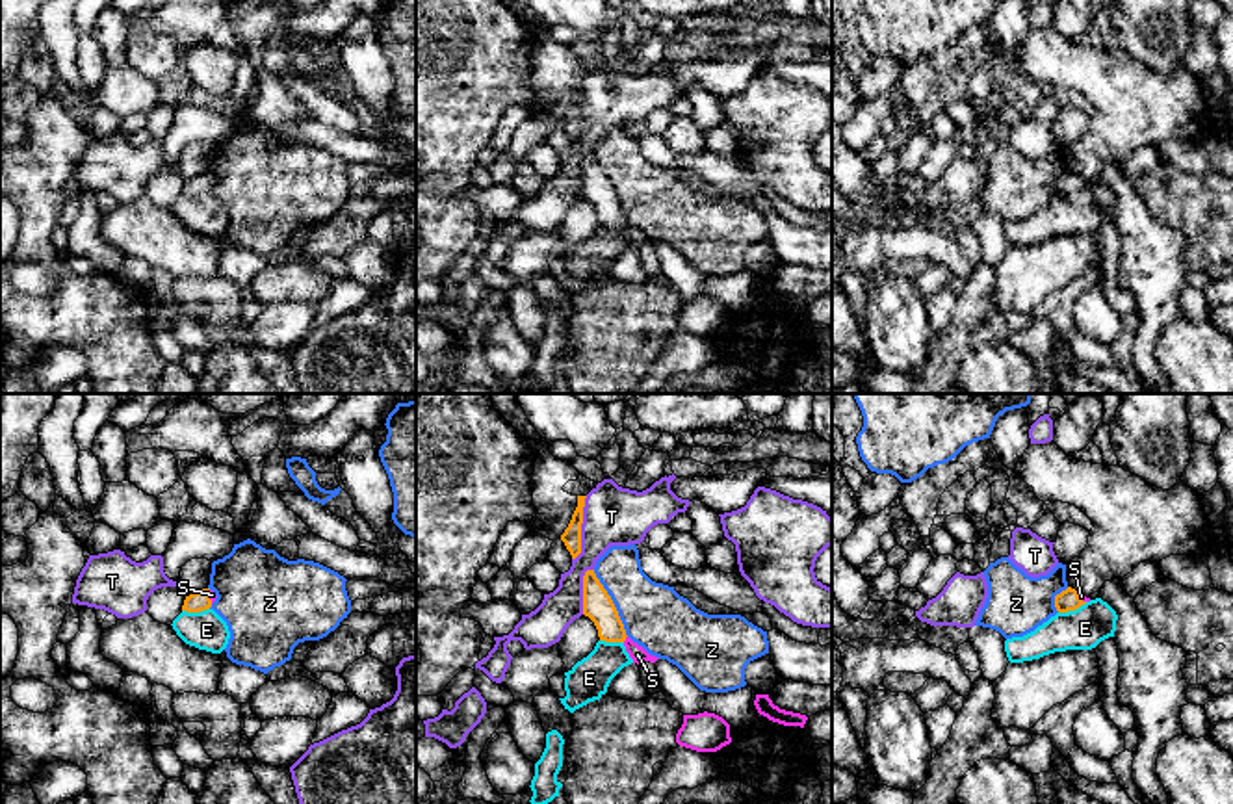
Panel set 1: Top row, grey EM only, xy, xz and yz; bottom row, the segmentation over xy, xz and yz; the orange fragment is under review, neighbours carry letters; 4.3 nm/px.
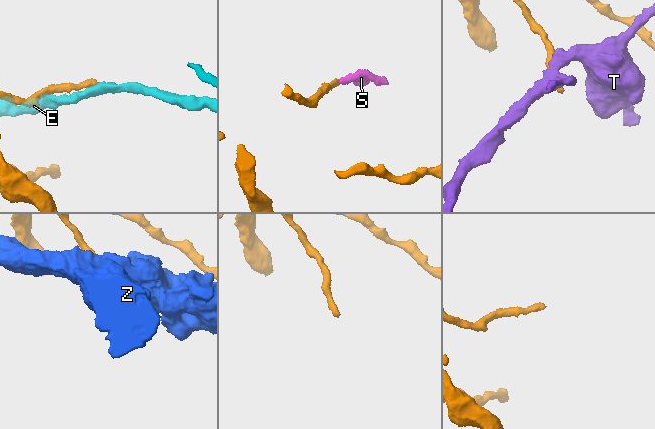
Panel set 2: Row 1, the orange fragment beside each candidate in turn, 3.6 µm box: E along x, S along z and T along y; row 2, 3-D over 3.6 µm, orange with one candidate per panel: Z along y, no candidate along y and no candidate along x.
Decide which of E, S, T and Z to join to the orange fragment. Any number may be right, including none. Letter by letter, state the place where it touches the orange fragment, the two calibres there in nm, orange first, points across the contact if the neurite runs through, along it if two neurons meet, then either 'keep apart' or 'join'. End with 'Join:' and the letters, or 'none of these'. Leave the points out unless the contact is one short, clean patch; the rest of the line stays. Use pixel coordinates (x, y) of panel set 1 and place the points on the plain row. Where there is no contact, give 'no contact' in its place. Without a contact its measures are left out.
E: meets orange in yz at (1072, 194); 100 nm thick on the orange side, 180 nm on the other; keep apart
S: meets orange in xz at (624, 223); 130 nm thick on the orange side, 70 nm on the other; runs through xz (598, 190), (606, 205), (624, 223), (637, 238); join
T: meets orange in xz at (580, 112); 80 nm thick on the orange side, 260 nm on the other; keep apart
Z: meets orange in xz at (613, 188); 130 nm thick on the orange side, 280 nm on the other; keep apart
Join: S

